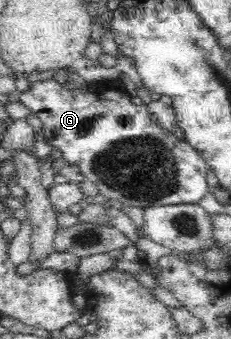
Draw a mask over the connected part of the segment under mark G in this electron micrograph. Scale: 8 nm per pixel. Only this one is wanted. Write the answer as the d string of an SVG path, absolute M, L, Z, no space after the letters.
M53 78L30 82L30 89L20 92L19 102L41 119L47 143L60 150L66 160L60 169L60 175L66 181L79 184L88 179L97 184L99 193L105 195L110 202L119 201L143 209L156 205L198 204L211 192L206 182L208 164L186 139L179 139L162 128L146 106L137 107L132 97L120 90L120 87L115 87L113 82L93 82L88 87L88 90L68 91Z

